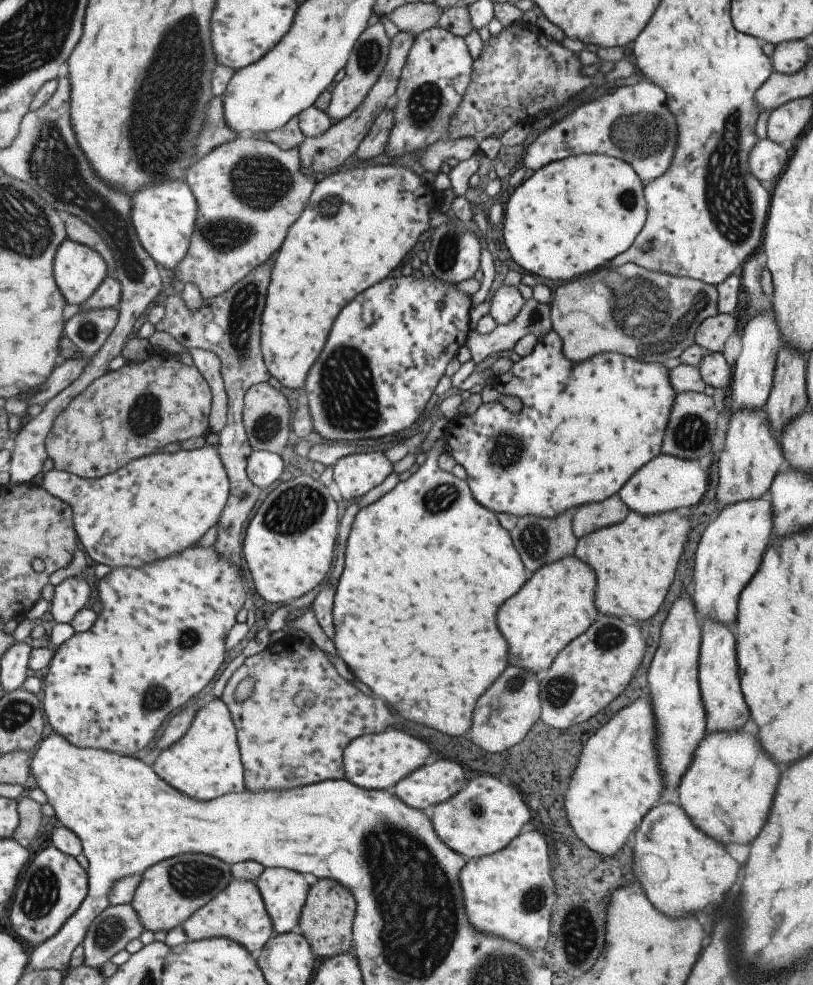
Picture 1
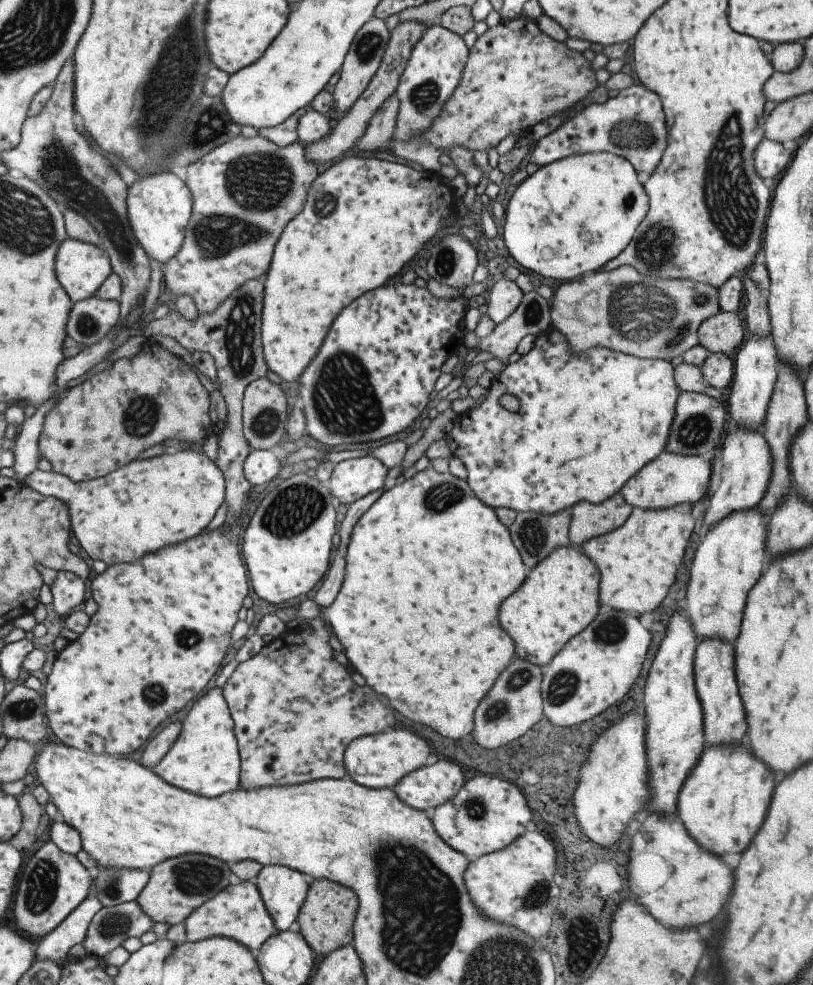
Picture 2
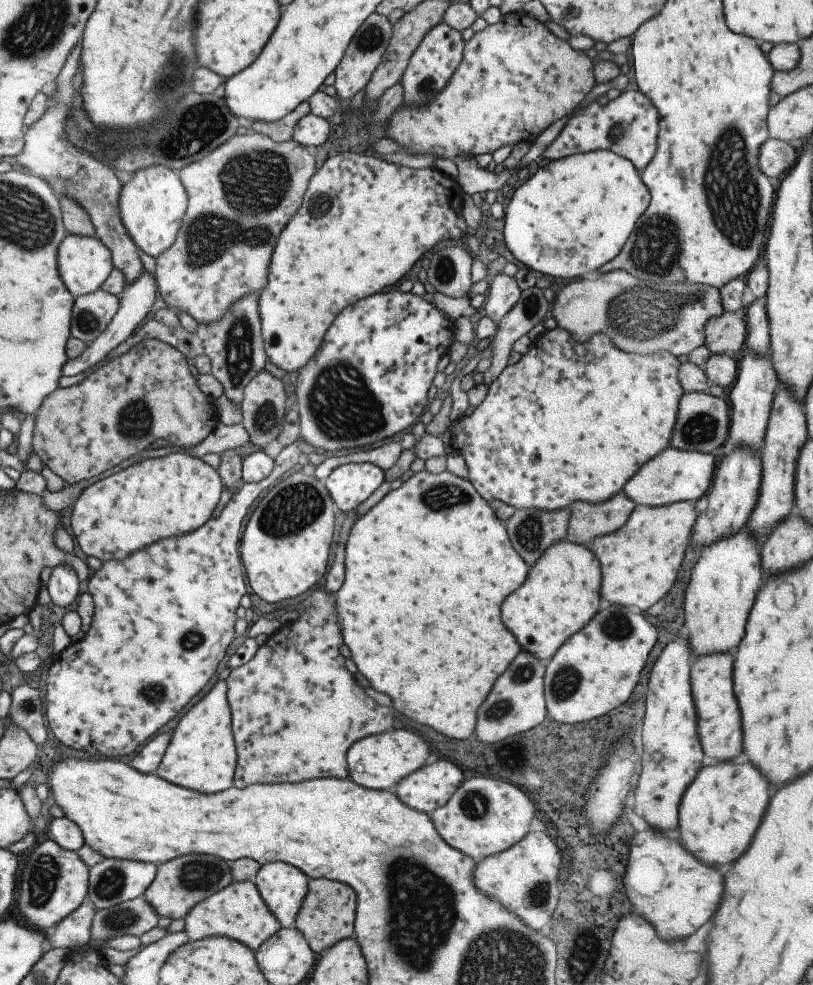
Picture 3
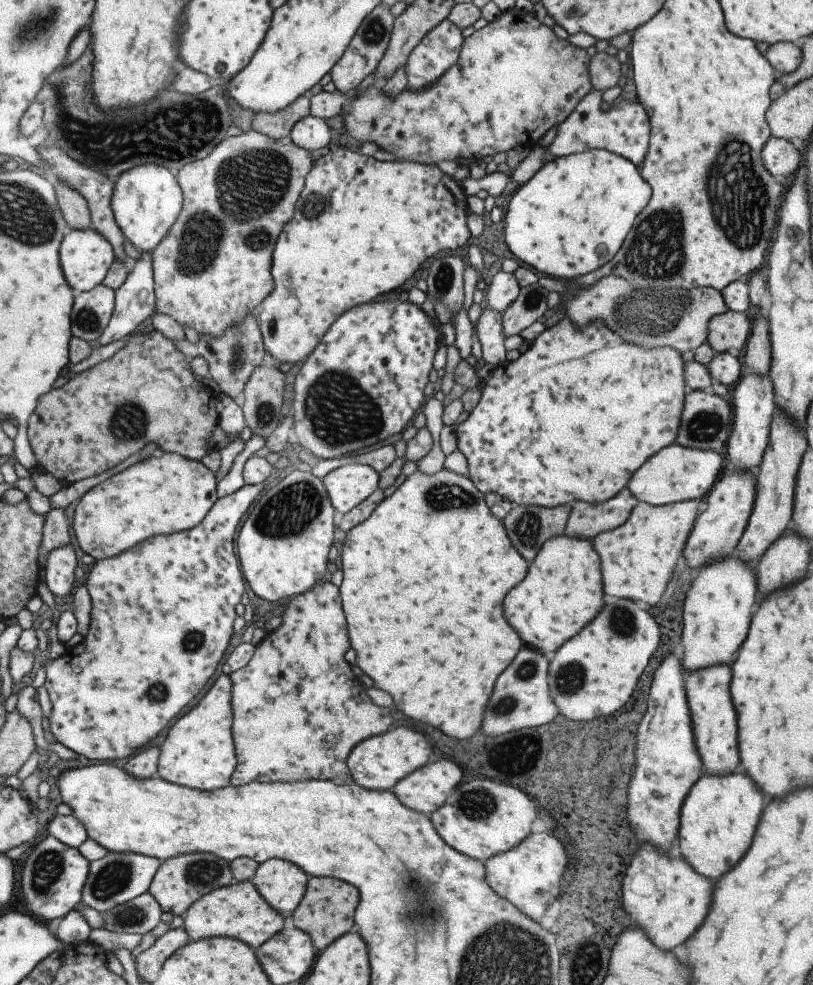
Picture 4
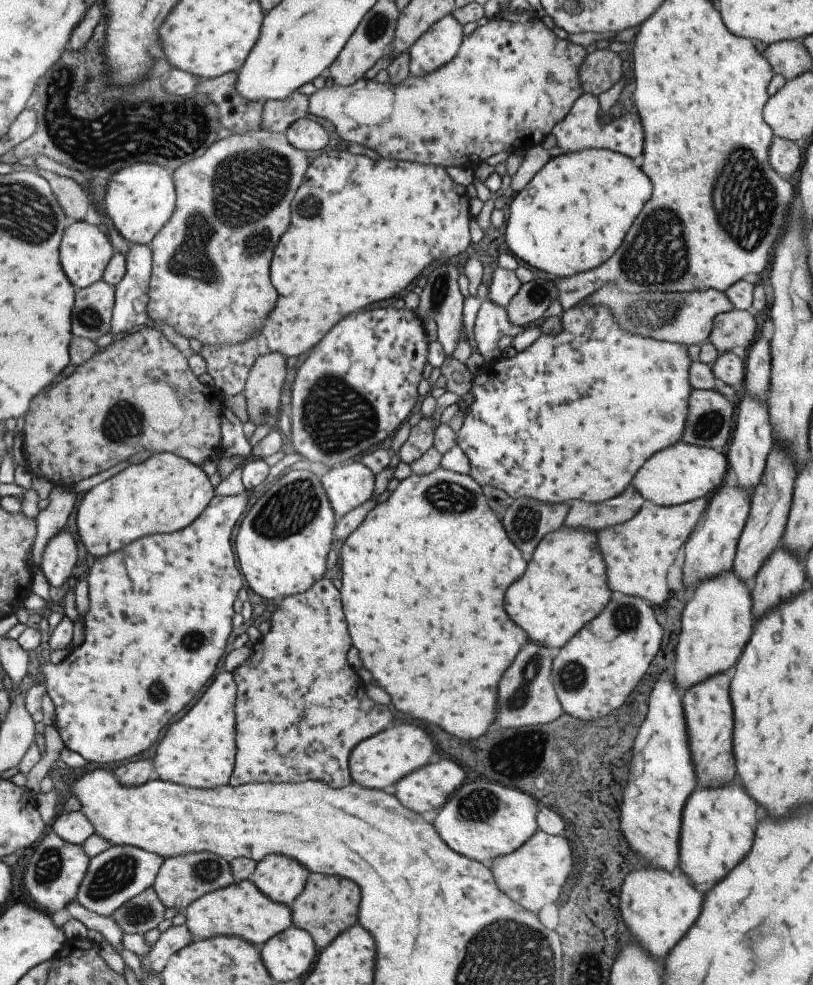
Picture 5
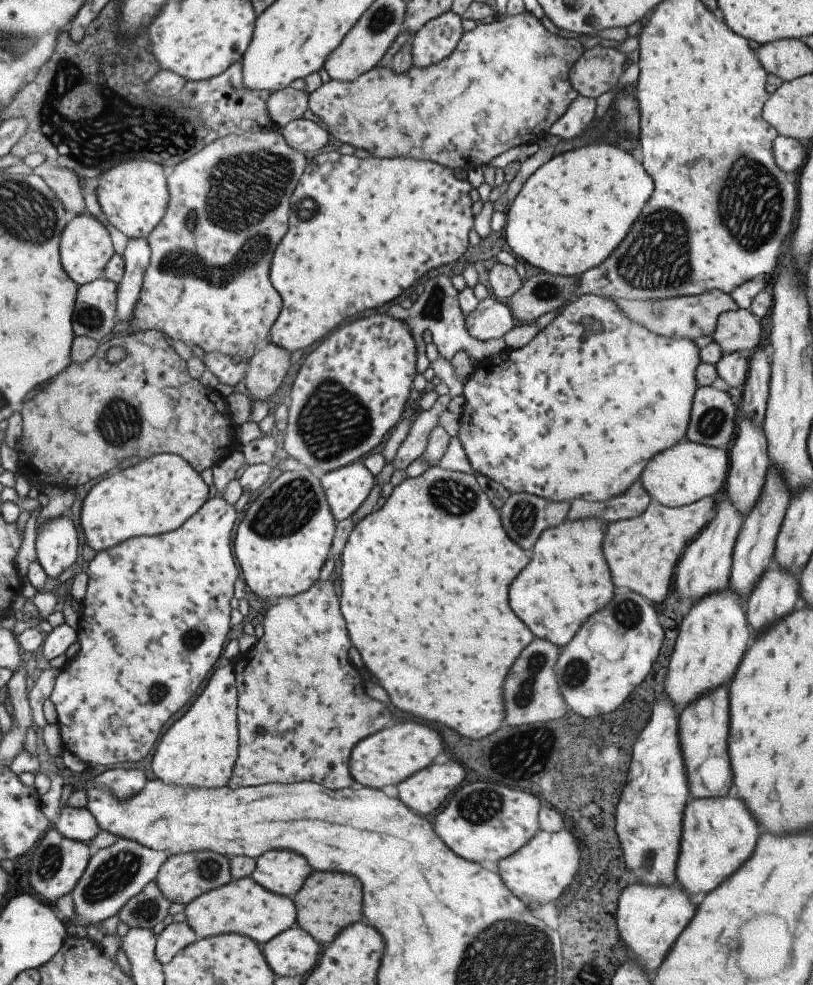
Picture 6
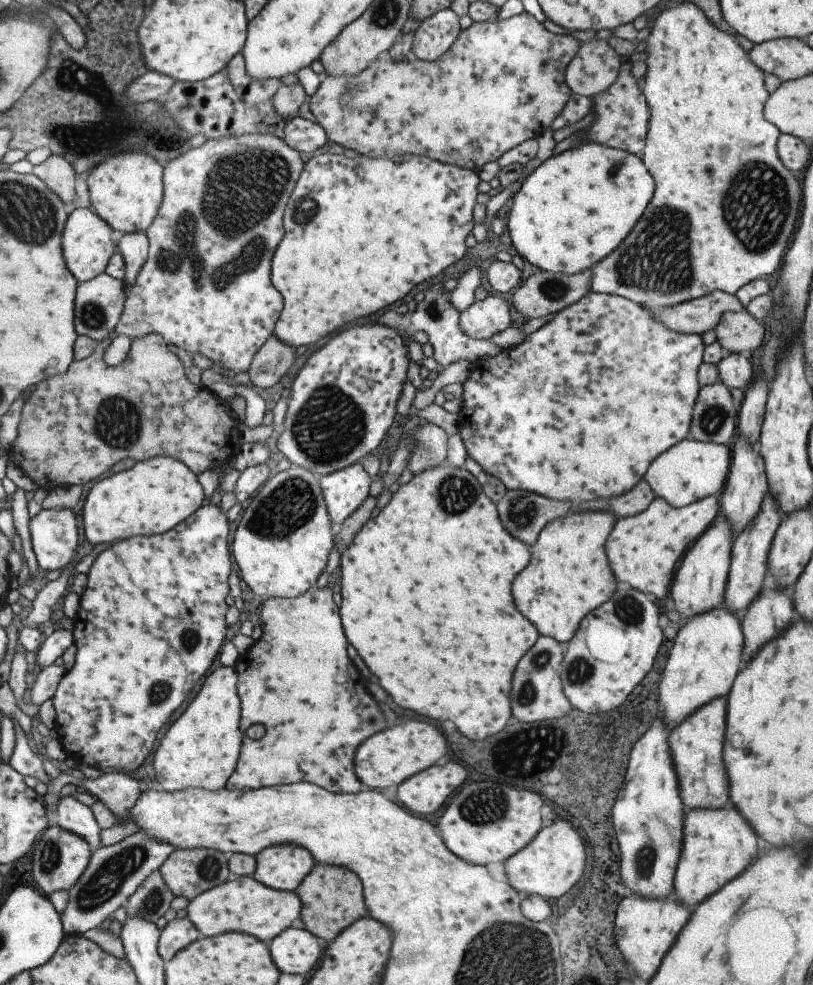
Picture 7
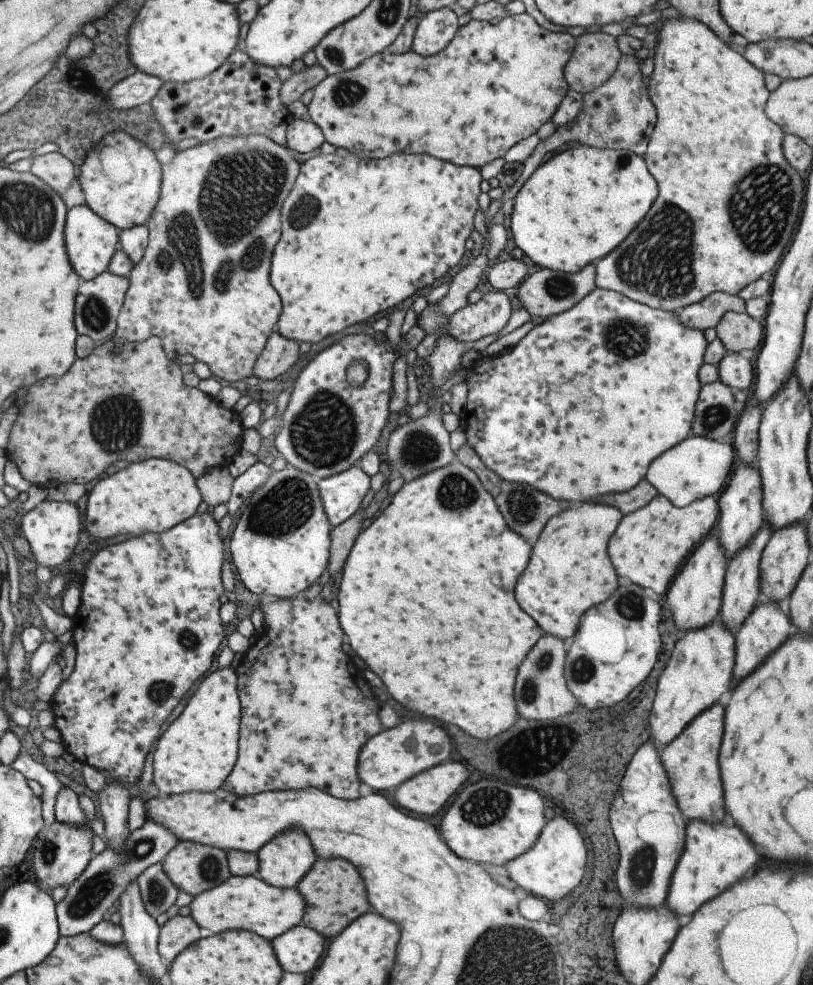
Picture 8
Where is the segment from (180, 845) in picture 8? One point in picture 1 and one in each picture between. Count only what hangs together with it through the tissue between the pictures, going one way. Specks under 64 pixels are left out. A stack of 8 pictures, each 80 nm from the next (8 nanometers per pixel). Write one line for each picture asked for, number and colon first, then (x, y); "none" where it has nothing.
1: (166, 896)
2: (176, 886)
3: (179, 883)
4: (178, 881)
5: (179, 880)
6: (182, 877)
7: (187, 873)

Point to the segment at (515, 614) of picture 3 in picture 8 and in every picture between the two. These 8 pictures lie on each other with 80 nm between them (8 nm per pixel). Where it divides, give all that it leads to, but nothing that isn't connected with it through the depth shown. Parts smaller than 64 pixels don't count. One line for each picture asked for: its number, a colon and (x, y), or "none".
4: (561, 592)
5: (563, 586)
6: (567, 579)
7: (567, 576)
8: (568, 571)

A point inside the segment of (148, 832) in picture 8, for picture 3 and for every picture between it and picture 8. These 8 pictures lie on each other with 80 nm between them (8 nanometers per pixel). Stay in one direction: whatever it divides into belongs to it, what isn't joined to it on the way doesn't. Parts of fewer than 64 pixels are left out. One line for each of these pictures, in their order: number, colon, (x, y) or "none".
3: (111, 881)
4: (115, 878)
5: (113, 876)
6: (113, 875)
7: (113, 873)

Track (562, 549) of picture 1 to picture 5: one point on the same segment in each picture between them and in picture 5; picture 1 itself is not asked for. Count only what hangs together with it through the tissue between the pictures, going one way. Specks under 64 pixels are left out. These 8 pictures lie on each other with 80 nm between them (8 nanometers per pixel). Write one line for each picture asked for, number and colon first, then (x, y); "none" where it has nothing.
2: (534, 535)
3: (530, 531)
4: (527, 527)
5: (526, 520)

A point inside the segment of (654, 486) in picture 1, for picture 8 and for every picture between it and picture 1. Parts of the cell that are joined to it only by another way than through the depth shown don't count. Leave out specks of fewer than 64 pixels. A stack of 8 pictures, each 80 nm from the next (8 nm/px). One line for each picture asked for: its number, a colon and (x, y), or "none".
2: (670, 479)
3: (672, 475)
4: (675, 473)
5: (680, 473)
6: (686, 472)
7: (691, 470)
8: (695, 468)

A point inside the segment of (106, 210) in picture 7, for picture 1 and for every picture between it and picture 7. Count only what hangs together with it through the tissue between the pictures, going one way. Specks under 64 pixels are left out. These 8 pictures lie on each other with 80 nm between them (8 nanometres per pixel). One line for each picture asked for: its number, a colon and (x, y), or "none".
1: (162, 215)
2: (158, 206)
3: (151, 203)
4: (145, 201)
5: (139, 199)
6: (133, 196)

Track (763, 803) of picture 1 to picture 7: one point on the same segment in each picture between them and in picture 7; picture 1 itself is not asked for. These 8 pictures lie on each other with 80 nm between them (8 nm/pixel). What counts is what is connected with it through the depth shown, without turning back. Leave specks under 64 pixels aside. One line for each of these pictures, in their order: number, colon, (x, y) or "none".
2: (722, 802)
3: (718, 812)
4: (717, 818)
5: (716, 828)
6: (717, 835)
7: (716, 844)

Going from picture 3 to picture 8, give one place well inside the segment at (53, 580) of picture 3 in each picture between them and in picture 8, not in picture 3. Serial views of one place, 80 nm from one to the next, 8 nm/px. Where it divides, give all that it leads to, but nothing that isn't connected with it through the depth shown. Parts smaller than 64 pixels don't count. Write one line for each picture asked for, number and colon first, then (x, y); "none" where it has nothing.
4: (59, 566)
5: (58, 556)
6: (56, 542)
7: (53, 532)
8: (51, 529)

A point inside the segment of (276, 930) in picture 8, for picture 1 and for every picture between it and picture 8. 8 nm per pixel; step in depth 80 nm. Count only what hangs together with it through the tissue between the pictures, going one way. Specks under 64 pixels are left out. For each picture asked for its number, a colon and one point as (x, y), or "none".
1: (237, 912)
2: (237, 911)
3: (237, 911)
4: (237, 910)
5: (239, 909)
6: (242, 907)
7: (241, 904)

